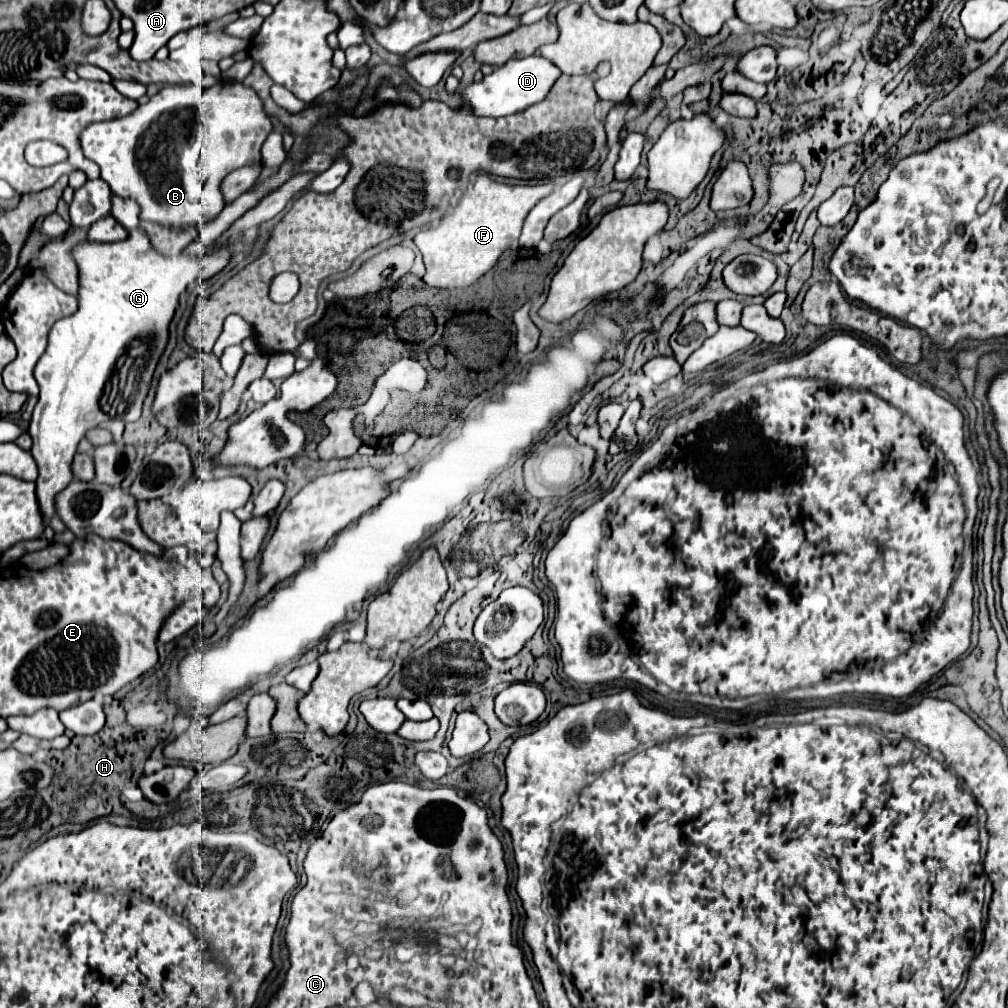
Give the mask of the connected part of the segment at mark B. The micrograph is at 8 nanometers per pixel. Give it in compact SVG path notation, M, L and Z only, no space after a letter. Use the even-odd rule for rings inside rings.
M219 81L209 89L167 85L131 115L87 125L79 141L83 153L99 165L101 179L107 181L111 191L139 203L141 219L169 227L187 227L205 225L219 215L223 205L217 205L217 187L231 171L261 163L261 145L271 131L273 123L251 87L235 81Z

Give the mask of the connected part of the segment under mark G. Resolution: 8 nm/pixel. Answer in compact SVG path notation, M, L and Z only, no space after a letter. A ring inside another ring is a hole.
M137 229L131 231L125 241L85 241L73 249L73 257L79 265L79 309L73 315L57 321L49 331L47 351L35 367L35 379L39 383L41 393L33 411L33 419L29 423L29 435L33 437L31 455L39 465L39 477L35 481L37 501L45 525L49 525L51 517L57 515L57 493L75 479L71 465L77 453L77 445L87 435L87 431L109 419L119 417L121 421L131 423L141 417L143 401L149 393L153 373L169 341L169 325L179 307L181 293L199 277L211 279L213 275L223 271L235 257L249 257L255 241L257 235L237 235L221 245L207 247L203 257L191 257L185 253L163 255L151 245L147 233L143 229Z

